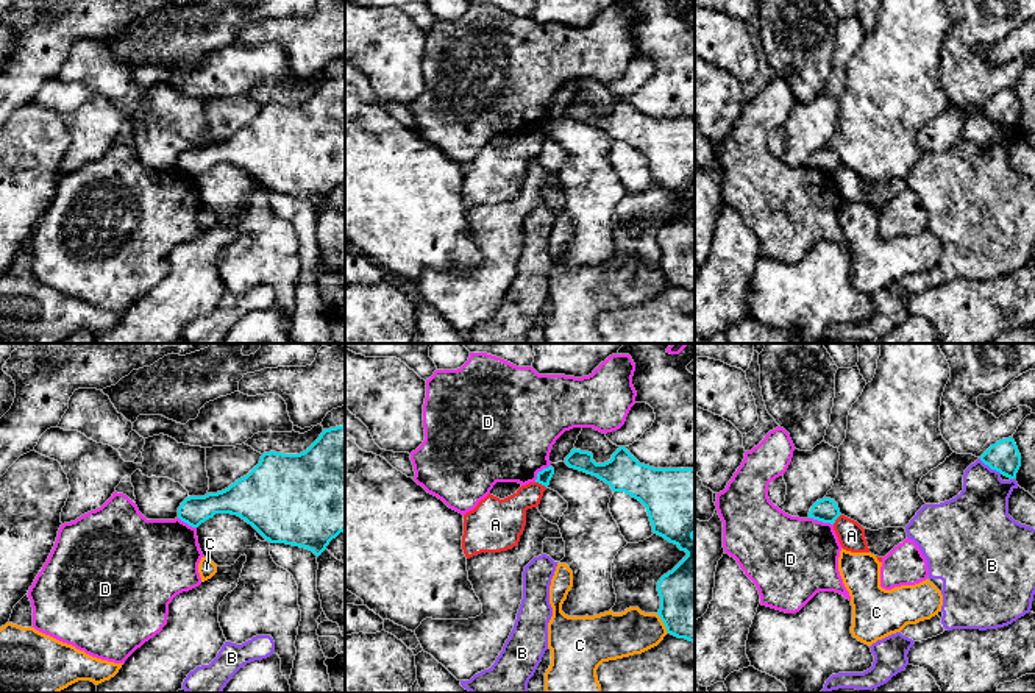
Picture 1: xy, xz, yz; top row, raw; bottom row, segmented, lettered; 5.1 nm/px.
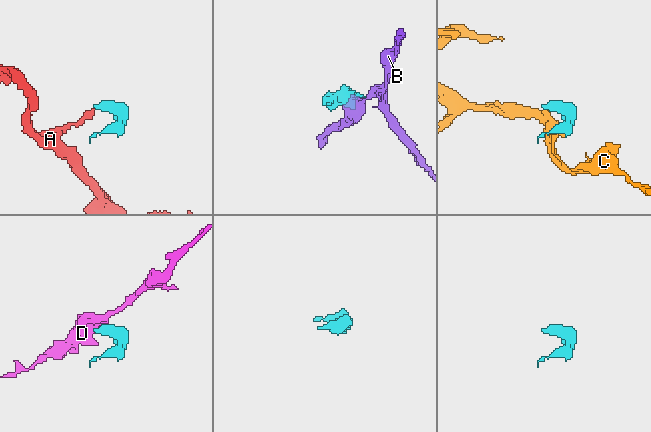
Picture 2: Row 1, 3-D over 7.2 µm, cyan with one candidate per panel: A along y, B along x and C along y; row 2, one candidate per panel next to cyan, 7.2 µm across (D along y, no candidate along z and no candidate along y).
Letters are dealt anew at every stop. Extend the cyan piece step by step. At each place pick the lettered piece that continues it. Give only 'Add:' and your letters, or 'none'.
Add: none

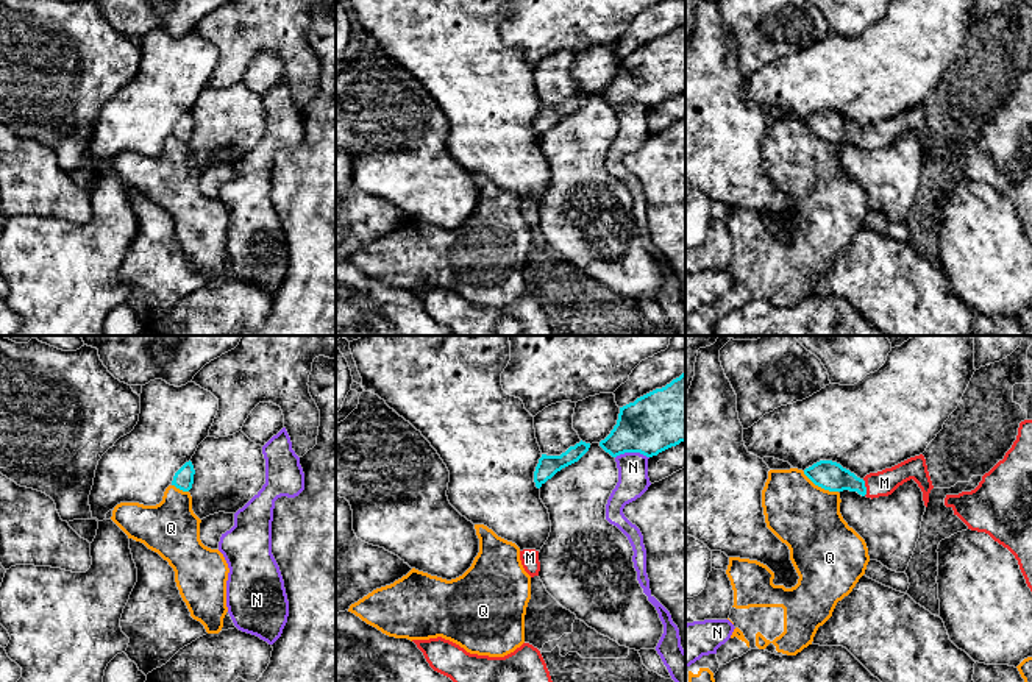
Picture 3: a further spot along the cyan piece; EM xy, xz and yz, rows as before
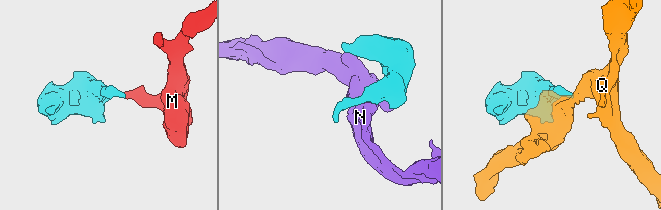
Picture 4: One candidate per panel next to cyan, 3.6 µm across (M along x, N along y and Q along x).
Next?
Add: M

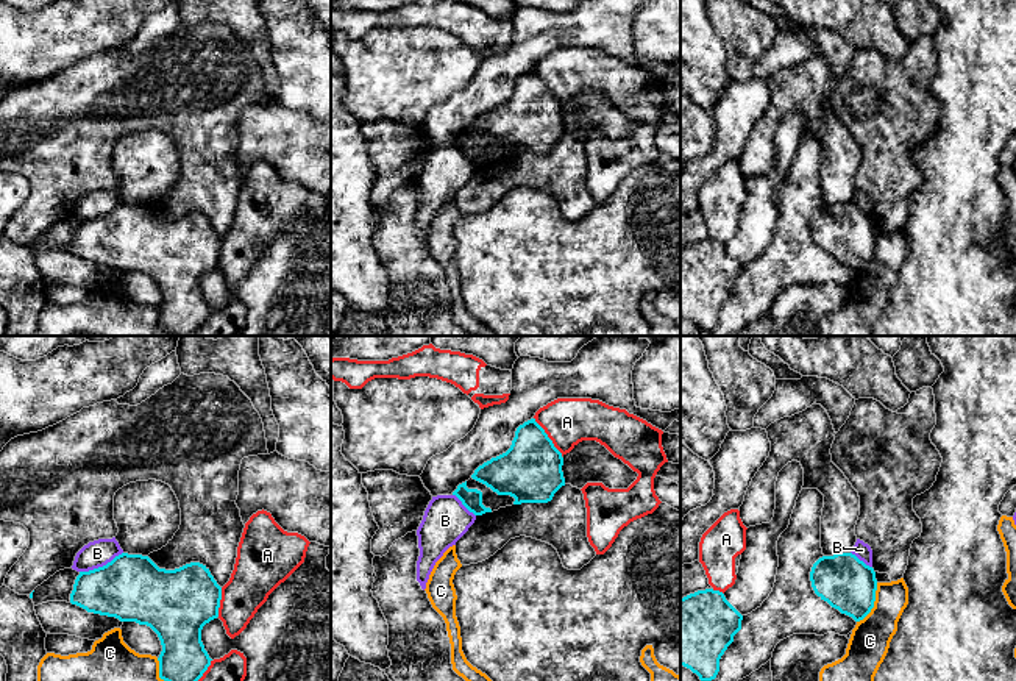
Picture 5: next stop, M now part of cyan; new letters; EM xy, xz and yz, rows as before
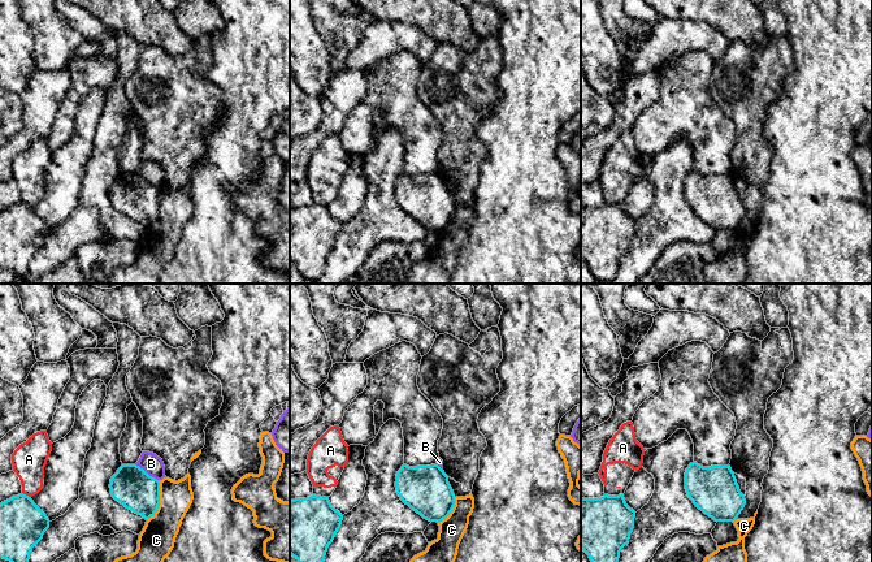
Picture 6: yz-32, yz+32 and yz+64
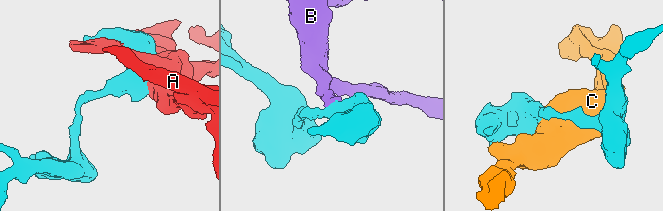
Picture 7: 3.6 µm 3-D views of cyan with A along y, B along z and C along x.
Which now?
Add: none

